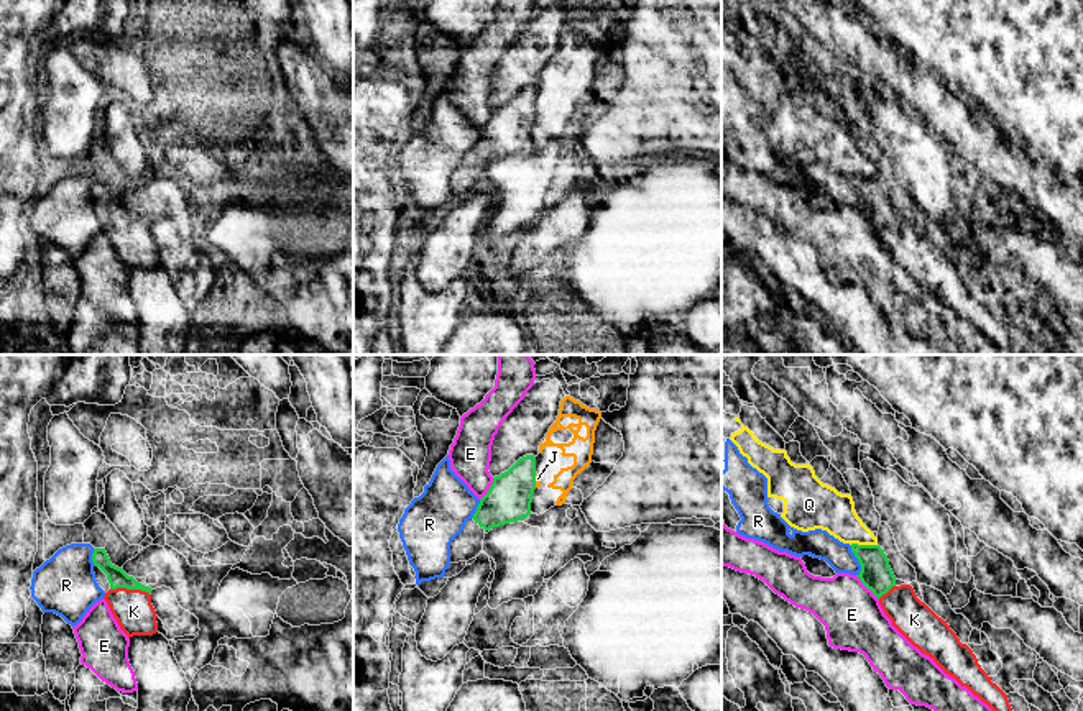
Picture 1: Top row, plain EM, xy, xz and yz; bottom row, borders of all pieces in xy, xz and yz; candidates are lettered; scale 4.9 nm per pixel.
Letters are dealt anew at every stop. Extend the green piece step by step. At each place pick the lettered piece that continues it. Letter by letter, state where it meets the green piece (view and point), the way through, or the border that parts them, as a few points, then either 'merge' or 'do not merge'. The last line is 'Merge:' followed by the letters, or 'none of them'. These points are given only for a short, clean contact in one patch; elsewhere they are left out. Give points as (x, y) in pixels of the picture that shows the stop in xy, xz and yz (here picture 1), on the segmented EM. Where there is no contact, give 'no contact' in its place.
E: contact yz (868, 588); border yz (857, 575), (878, 600); do not merge
J: contact xz (534, 480); do not merge
K: contact xy (130, 588); way xy (117, 578), (130, 588), (133, 611); merge
Q: contact yz (863, 545); do not merge
R: contact yz (858, 560); border yz (850, 545), (860, 565), (858, 575); do not merge
Merge: K

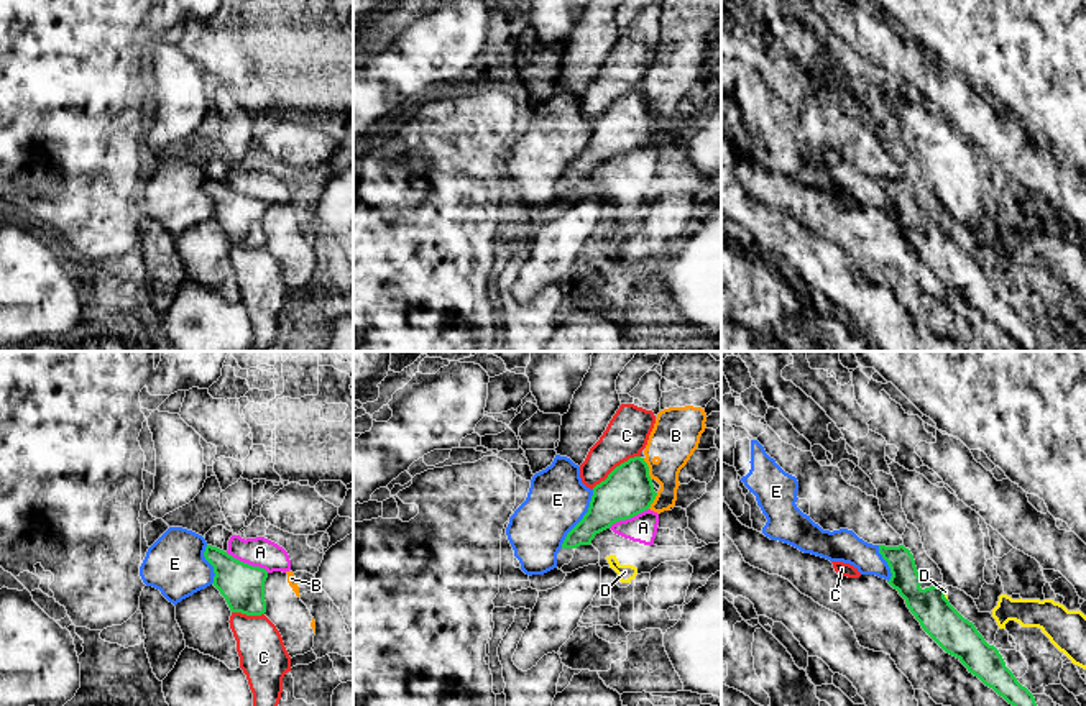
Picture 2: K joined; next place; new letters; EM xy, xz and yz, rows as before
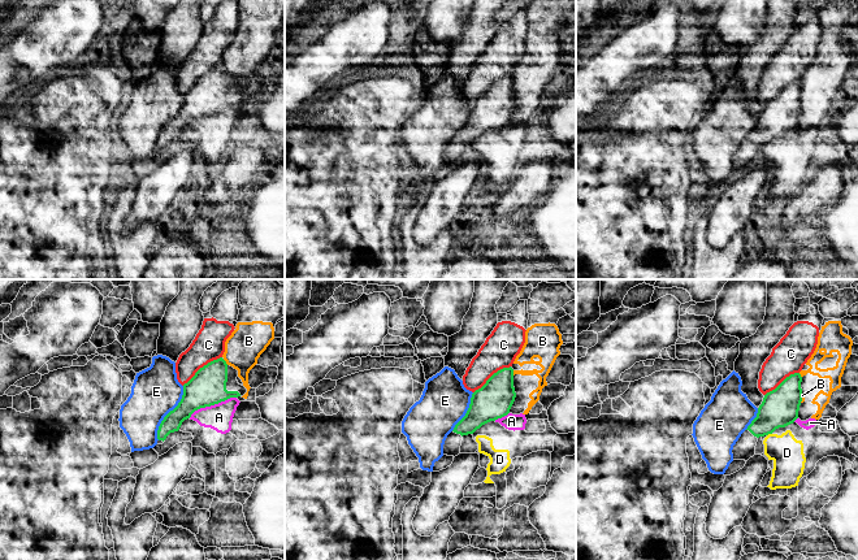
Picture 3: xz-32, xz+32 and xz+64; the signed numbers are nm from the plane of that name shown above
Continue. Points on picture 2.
A: contact xy (247, 563); border xy (225, 552), (268, 572); do not merge
B: contact xz (648, 470); do not merge
C: contact xz (615, 468); do not merge
D: contact yz (943, 595); border yz (942, 588), (947, 600); do not merge
E: contact xz (582, 519); border xz (593, 490), (589, 511), (567, 534), (561, 547); do not merge
Merge: none of them

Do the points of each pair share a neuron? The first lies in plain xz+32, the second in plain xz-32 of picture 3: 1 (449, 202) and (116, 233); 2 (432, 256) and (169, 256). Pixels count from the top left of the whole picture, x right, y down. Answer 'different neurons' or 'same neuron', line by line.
1: different neurons
2: different neurons

